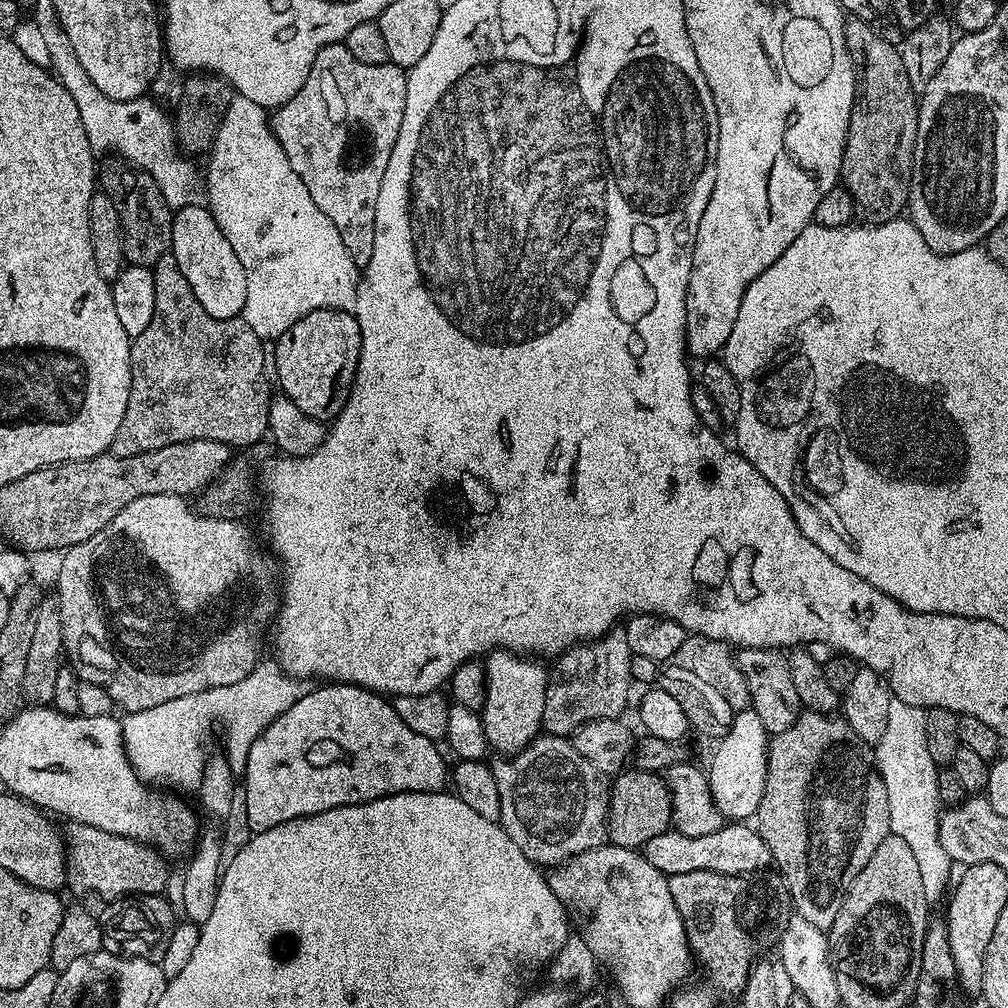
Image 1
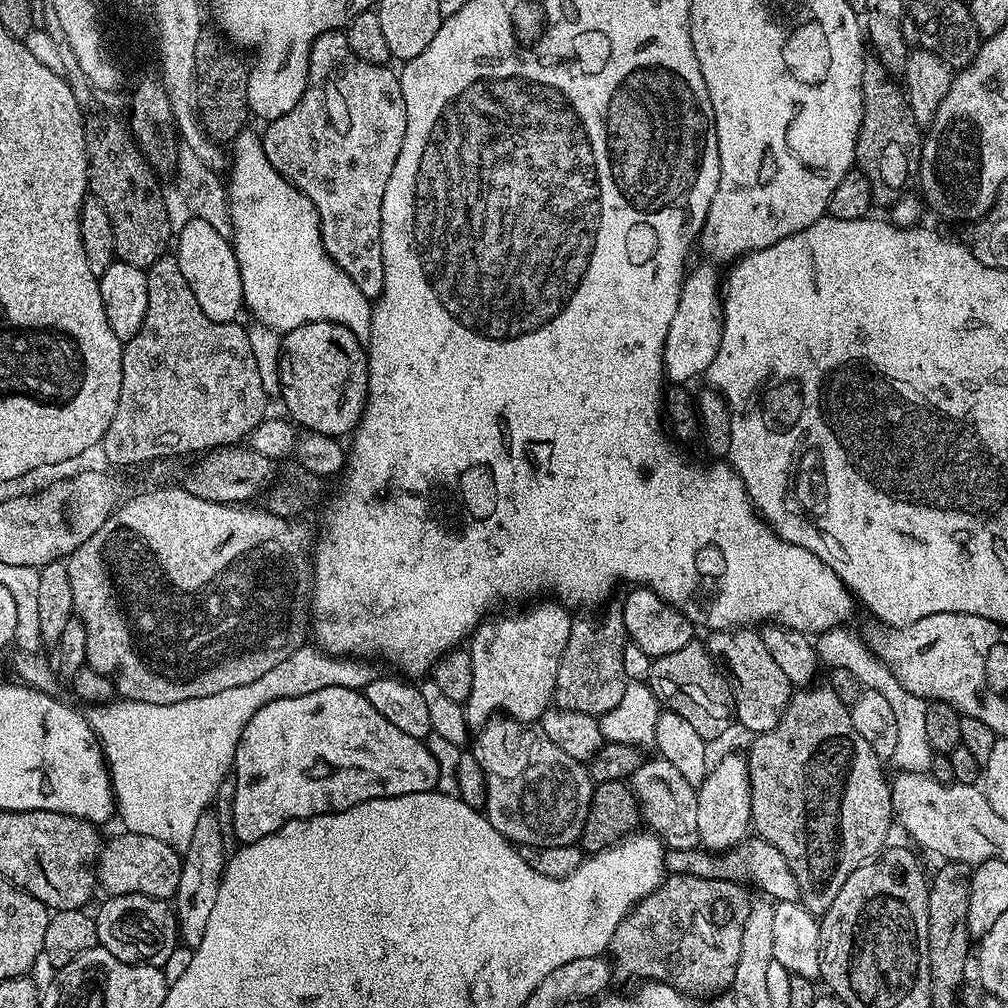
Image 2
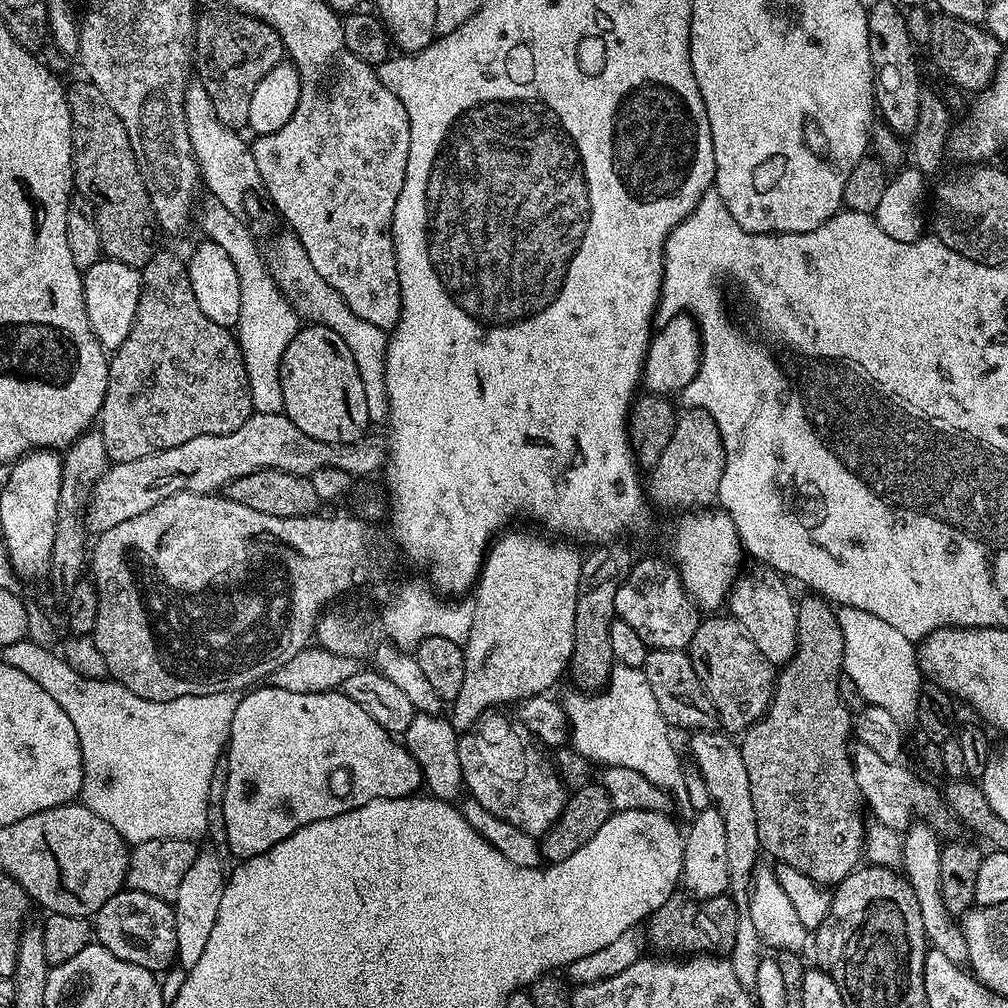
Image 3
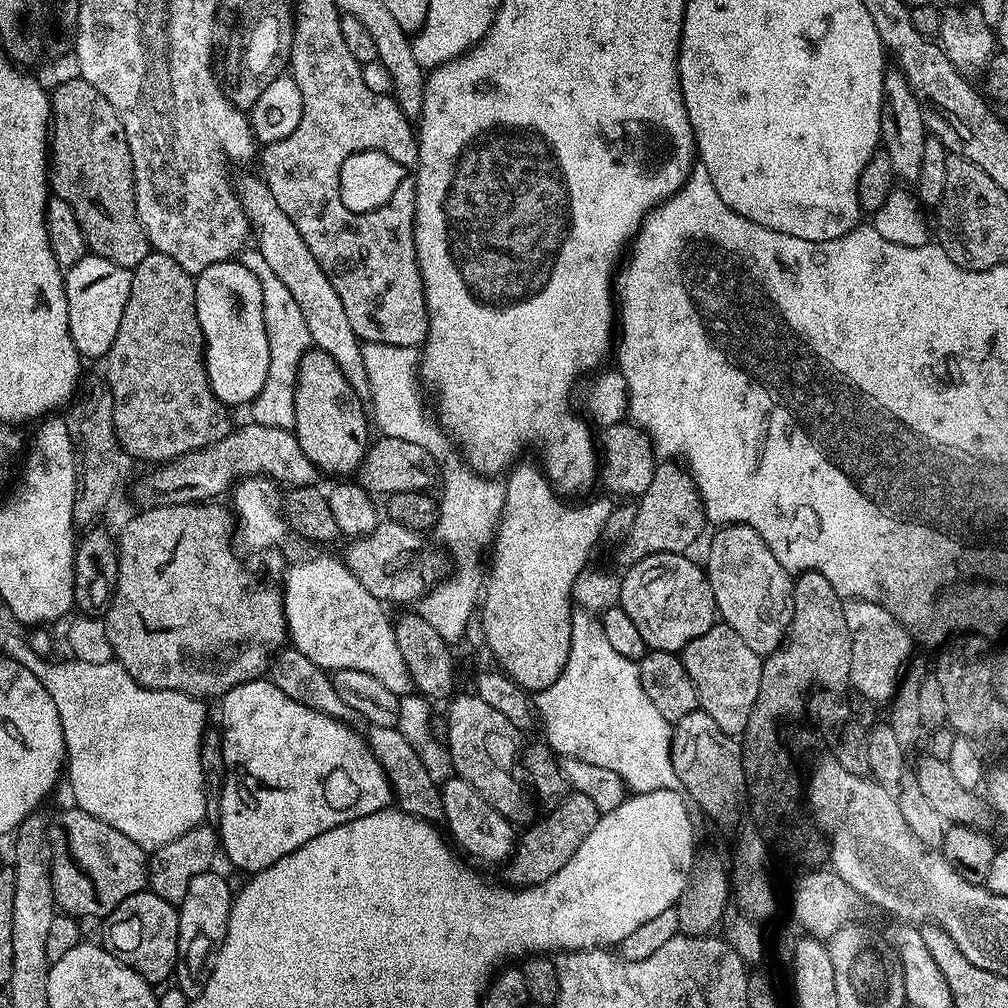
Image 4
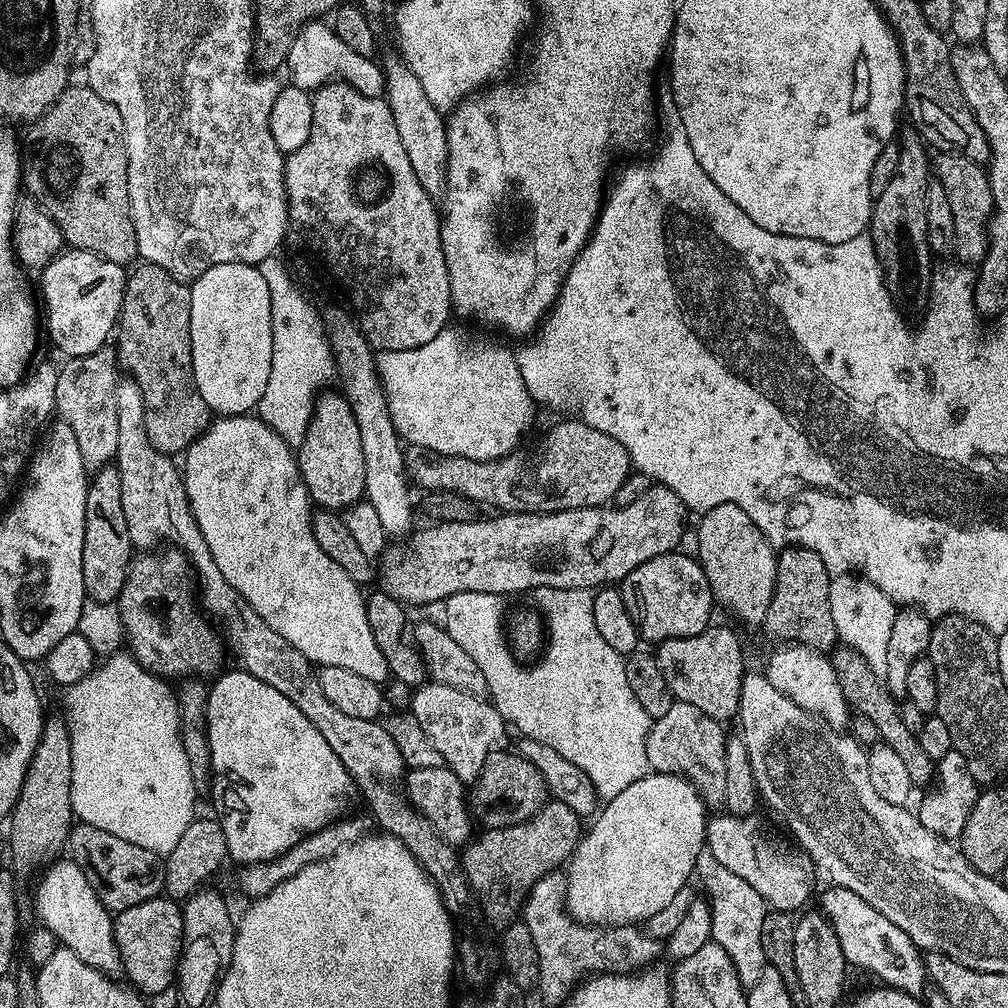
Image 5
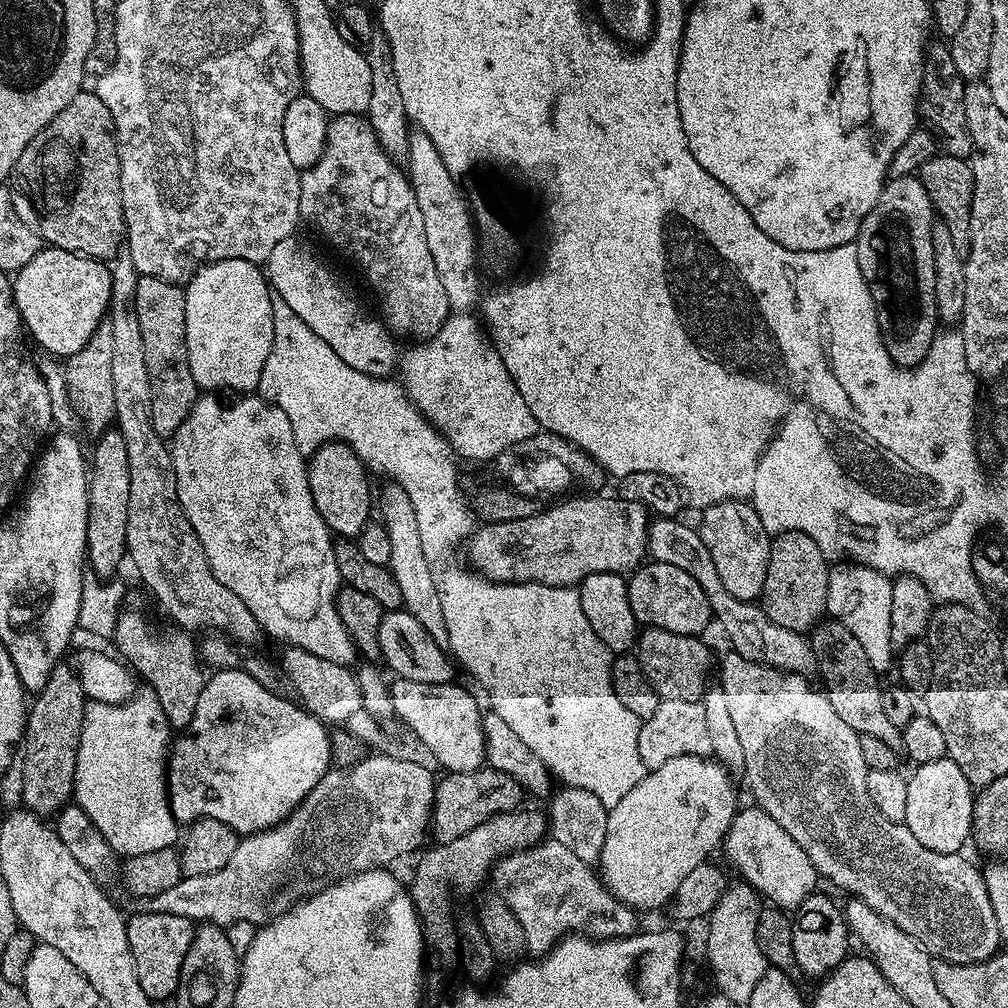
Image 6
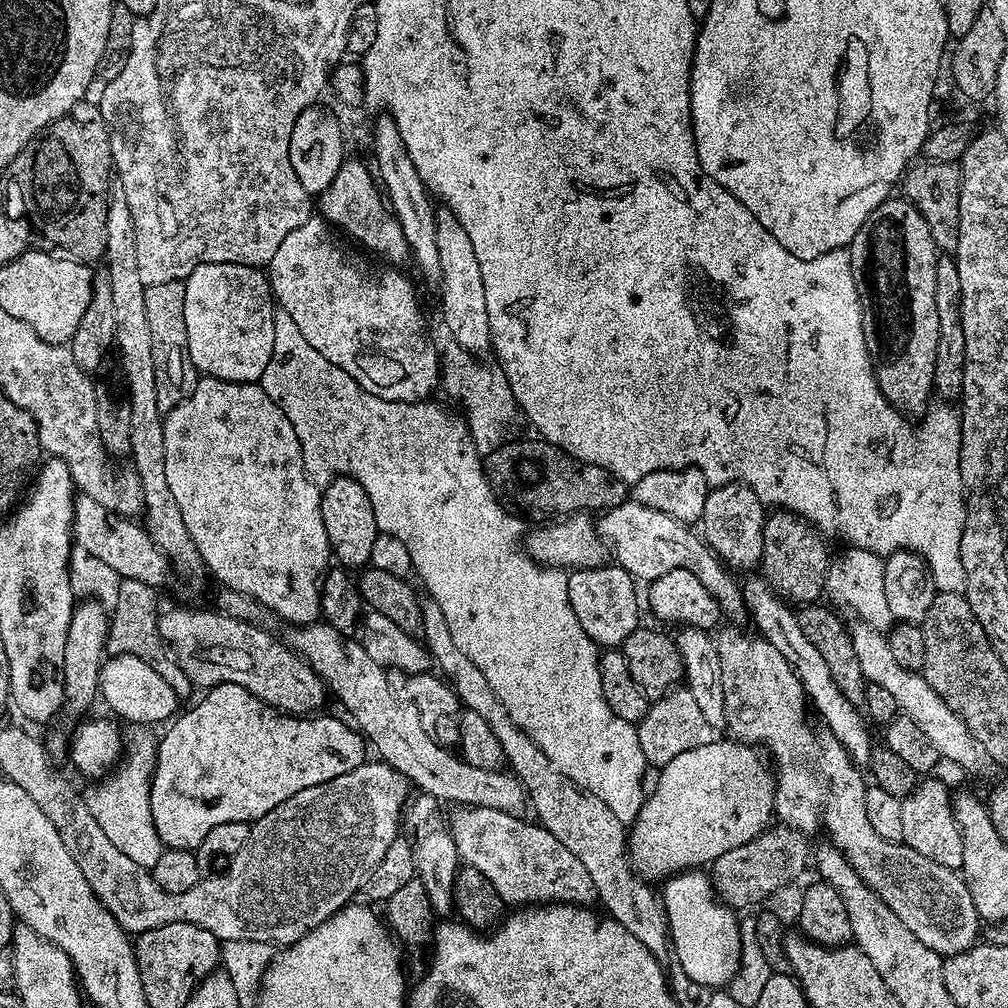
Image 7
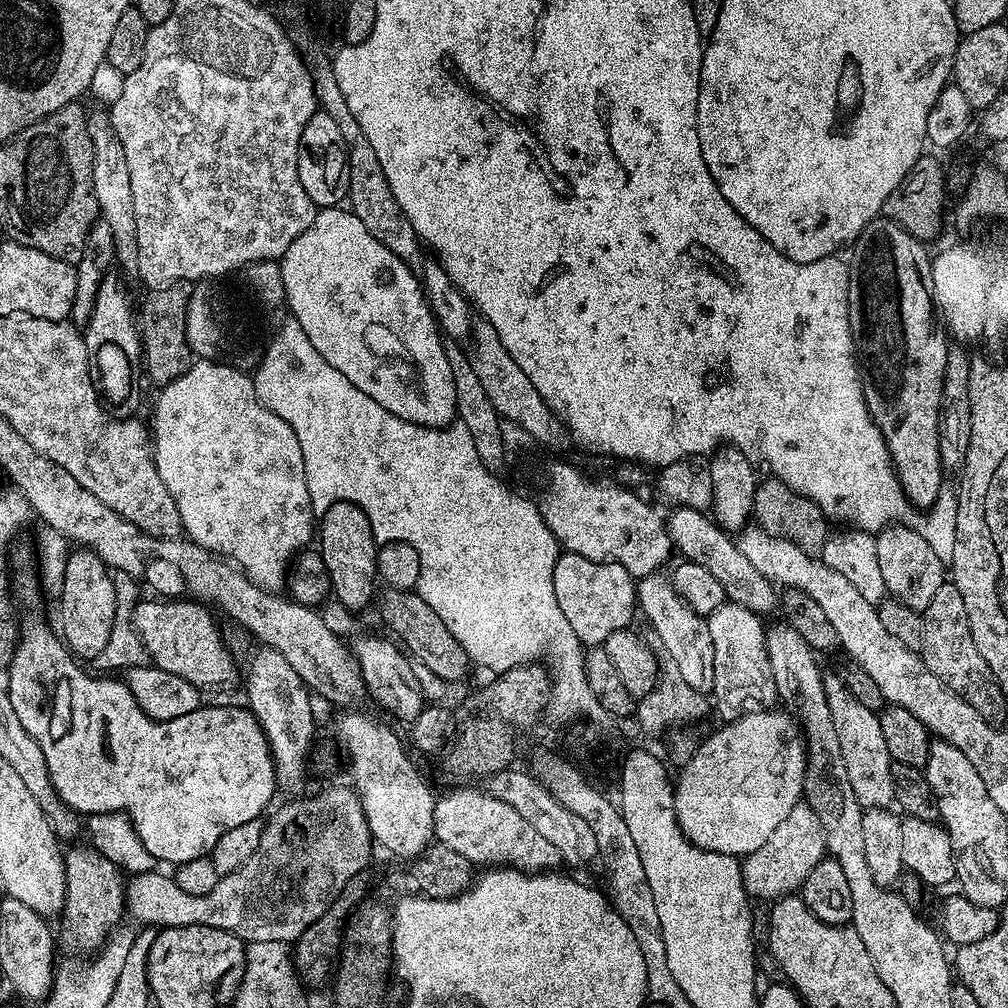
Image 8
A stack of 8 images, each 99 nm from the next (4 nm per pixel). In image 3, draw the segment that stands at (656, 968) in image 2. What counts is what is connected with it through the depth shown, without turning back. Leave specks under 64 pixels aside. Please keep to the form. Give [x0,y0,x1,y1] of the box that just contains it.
[646,894,738,954]

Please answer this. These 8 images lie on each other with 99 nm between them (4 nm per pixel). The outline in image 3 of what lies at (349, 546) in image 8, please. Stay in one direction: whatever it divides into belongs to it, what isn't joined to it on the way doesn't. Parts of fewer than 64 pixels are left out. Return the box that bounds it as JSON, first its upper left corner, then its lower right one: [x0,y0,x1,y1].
[280,323,369,444]

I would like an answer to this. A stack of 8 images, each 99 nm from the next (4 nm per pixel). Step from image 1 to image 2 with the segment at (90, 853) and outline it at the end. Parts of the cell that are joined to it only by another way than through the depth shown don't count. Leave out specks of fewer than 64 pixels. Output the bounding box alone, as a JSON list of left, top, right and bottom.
[98,830,184,901]

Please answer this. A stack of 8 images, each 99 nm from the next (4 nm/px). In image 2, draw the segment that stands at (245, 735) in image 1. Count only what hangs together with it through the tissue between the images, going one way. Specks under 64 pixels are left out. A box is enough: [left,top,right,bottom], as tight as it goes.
[87,643,378,854]

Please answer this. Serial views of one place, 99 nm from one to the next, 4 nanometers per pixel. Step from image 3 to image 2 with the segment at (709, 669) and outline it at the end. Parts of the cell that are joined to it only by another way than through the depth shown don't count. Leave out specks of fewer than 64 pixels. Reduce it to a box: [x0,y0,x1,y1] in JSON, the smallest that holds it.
[706,626,794,734]

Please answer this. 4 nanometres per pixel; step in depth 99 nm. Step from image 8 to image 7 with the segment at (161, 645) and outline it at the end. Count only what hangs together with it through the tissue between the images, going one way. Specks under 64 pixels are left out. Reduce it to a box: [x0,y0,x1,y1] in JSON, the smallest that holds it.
[159,608,330,718]

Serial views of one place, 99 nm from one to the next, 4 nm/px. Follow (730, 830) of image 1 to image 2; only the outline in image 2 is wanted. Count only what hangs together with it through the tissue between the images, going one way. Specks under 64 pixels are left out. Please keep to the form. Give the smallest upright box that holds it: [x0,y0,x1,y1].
[664,838,799,902]

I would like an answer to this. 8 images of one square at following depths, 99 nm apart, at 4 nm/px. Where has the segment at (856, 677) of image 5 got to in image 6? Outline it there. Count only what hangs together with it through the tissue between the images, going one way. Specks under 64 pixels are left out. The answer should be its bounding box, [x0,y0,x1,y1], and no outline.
[810,618,904,750]

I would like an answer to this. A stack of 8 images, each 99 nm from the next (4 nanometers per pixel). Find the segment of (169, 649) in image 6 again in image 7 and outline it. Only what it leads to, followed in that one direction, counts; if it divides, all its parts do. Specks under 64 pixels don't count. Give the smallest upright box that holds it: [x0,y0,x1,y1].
[105,578,194,700]

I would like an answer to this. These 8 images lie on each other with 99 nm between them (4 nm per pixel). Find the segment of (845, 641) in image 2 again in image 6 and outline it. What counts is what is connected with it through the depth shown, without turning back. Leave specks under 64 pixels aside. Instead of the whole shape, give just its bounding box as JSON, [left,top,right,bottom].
[826,562,894,674]

